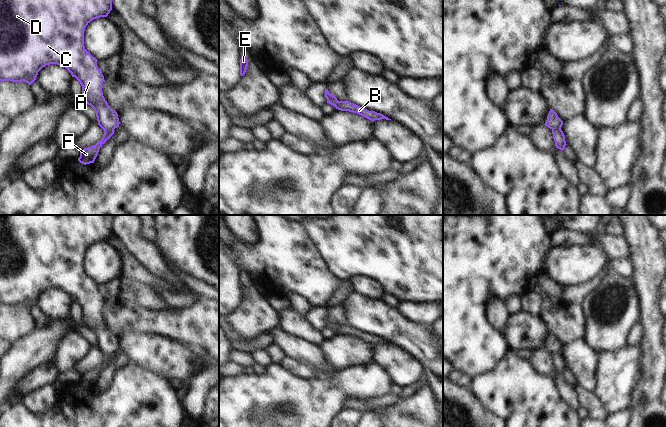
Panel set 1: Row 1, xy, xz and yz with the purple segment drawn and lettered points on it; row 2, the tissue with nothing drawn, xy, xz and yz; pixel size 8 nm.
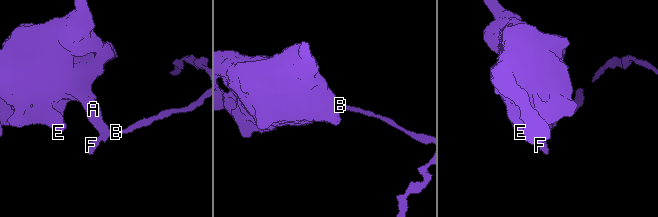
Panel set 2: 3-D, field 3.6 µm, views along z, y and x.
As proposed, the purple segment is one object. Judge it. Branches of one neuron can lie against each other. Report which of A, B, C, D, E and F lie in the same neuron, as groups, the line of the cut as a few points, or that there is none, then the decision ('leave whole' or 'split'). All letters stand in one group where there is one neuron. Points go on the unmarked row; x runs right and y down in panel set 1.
A C D E / B F | xz (337, 324), (333, 327), (327, 326) | split

